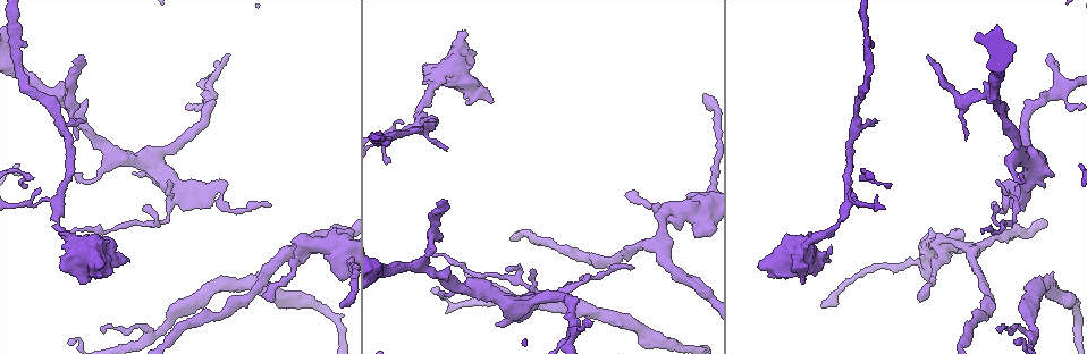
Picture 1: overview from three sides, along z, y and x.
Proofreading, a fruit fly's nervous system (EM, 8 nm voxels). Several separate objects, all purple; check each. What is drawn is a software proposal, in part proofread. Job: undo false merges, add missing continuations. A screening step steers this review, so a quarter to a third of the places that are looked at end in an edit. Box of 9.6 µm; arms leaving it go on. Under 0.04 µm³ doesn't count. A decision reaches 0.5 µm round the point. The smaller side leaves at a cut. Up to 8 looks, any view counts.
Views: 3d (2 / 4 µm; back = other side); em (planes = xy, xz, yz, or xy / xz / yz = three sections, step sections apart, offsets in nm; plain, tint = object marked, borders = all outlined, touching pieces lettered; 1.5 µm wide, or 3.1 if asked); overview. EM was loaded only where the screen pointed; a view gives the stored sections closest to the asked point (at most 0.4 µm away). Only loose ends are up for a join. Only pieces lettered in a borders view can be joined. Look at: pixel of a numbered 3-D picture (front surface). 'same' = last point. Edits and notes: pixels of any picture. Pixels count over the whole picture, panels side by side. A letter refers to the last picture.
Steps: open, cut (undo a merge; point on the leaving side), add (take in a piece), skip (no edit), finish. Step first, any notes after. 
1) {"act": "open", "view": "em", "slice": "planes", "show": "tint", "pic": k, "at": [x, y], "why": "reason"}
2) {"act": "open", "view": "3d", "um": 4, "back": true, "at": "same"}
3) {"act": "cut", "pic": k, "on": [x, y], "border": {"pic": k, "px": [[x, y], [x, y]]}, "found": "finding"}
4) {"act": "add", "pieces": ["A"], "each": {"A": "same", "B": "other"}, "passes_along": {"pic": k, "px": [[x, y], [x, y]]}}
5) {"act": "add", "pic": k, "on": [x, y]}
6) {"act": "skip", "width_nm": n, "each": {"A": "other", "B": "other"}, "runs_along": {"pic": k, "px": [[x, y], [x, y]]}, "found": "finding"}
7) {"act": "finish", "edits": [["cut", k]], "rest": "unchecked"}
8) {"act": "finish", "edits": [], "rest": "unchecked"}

{"act": "open", "view": "em", "slice": "planes", "show": "borders", "pic": 1, "at": [668, 212], "why": "sharp bend"}

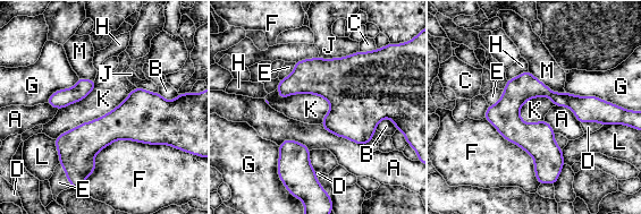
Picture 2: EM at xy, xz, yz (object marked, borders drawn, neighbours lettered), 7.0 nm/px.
{"act": "skip", "each": {"A": "other", "B": "other", "C": "other", "D": "other", "E": "other", "F": "other", "G": "other", "H": "other", "J": "other", "K": "other", "L": "other", "M": "other"}, "runs_along": {"pic": 2, "px": [[589, 106], [522, 91], [488, 116]]}, "found": "all the same cell"}

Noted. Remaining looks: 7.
{"act": "open", "view": "em", "slice": "planes", "show": "borders", "pic": 1, "at": [1025, 190], "why": "arms part here"}

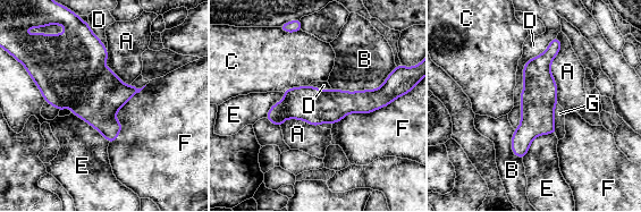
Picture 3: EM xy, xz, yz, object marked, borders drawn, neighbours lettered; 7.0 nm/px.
{"act": "skip", "each": {"A": "other", "B": "other", "C": "other", "D": "other", "E": "other", "F": "other", "G": "other"}, "found": "continuous, no second cell"}

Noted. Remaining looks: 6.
{"act": "open", "view": "3d", "um": 2, "pic": 1, "at": [272, 302], "why": "an open end"}

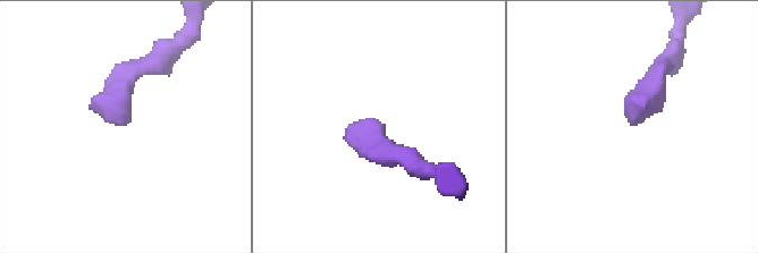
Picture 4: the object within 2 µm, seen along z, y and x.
{"act": "open", "view": "em", "slice": "xz", "step": 4, "show": "tint", "pic": 4, "at": [634, 125], "why": "need the tissue"}

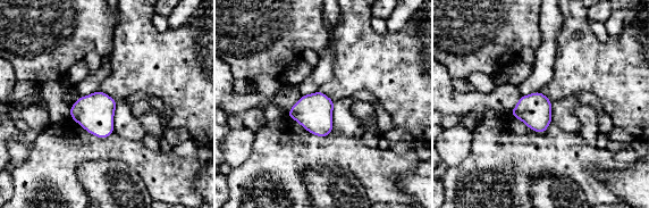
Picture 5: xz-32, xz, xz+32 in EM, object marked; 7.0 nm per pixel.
{"act": "open", "view": "em", "slice": "planes", "show": "borders", "at": "same"}

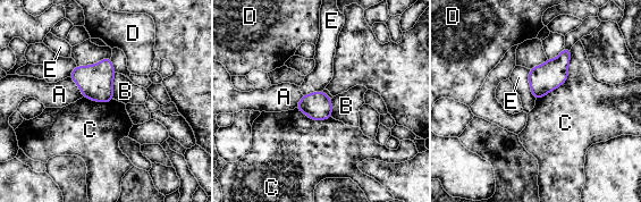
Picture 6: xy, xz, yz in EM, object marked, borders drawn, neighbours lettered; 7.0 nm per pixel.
{"act": "skip", "each": {"A": "other", "B": "other", "C": "other", "D": "other", "E": "other"}, "border": {"pic": 6, "px": [[571, 50], [567, 78], [536, 100]]}, "found": "none of them fits"}

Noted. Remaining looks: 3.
{"act": "finish", "edits": [], "rest": "unchecked"}

